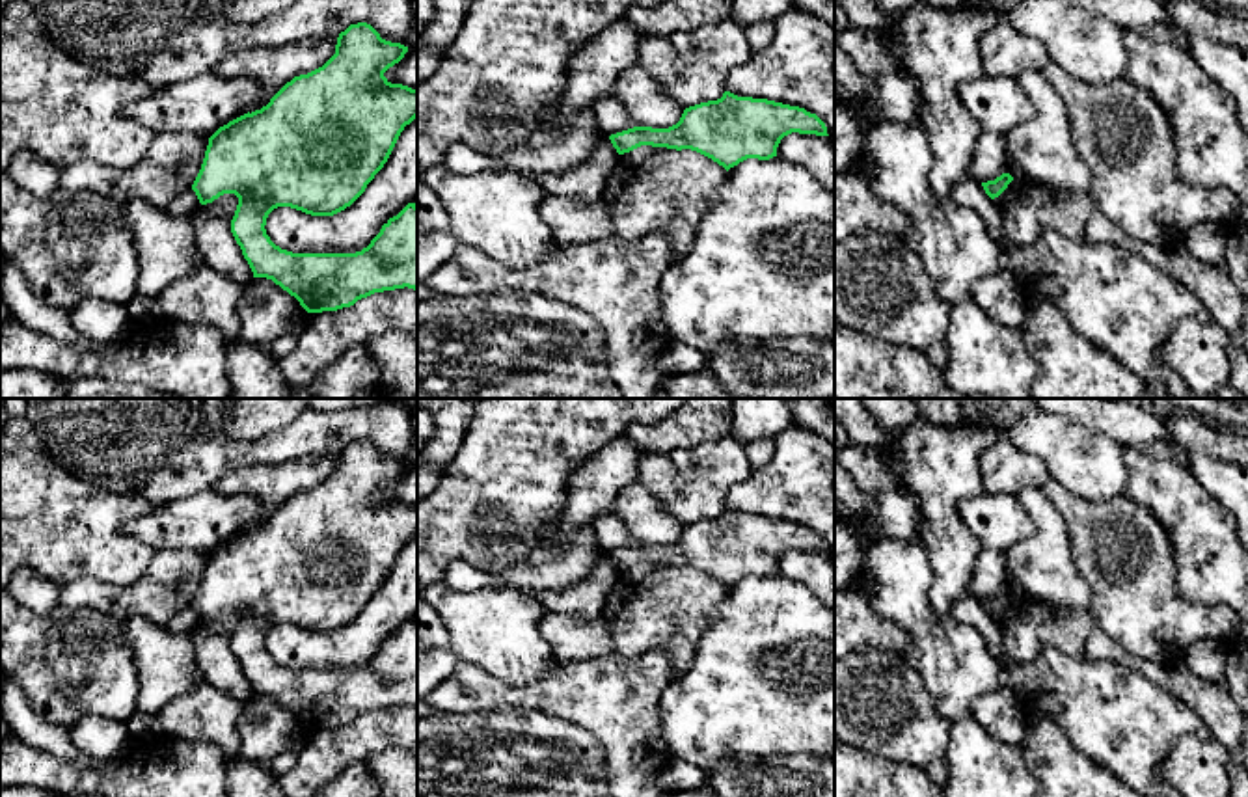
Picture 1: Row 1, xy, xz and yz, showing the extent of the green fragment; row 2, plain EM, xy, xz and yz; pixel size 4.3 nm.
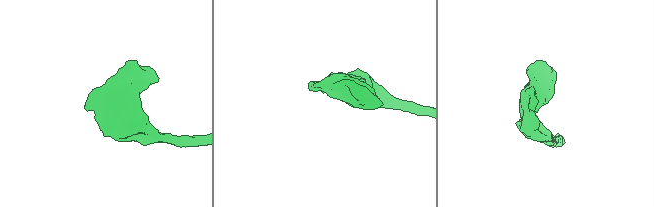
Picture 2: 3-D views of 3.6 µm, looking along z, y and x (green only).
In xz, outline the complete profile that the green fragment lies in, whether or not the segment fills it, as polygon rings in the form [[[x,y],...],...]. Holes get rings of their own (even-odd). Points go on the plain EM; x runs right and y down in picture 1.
[[[725,508],[717,518],[685,525],[669,546],[633,544],[609,557],[618,572],[641,562],[691,566],[728,588],[747,575],[777,574],[780,557],[792,549],[829,553],[825,540],[805,525]]]

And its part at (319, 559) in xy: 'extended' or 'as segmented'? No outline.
as segmented

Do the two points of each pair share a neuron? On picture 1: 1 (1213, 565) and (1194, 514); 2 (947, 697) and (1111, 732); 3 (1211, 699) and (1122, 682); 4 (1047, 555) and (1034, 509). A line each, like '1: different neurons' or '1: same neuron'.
1: same neuron
2: same neuron
3: different neurons
4: same neuron

